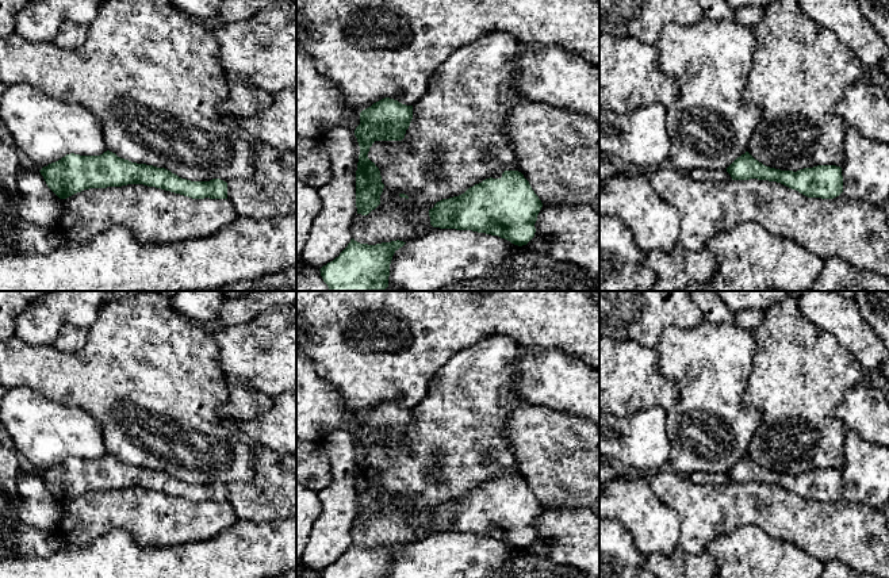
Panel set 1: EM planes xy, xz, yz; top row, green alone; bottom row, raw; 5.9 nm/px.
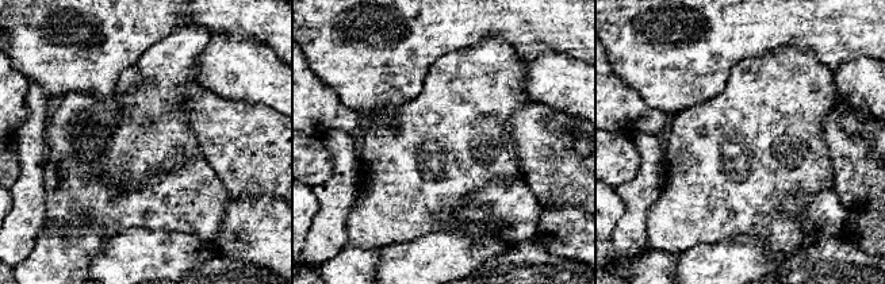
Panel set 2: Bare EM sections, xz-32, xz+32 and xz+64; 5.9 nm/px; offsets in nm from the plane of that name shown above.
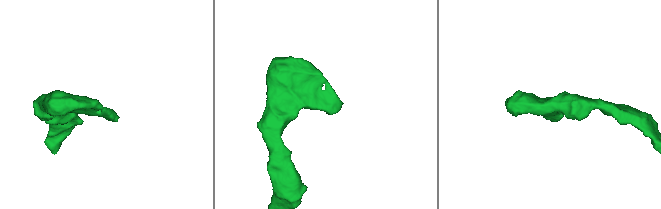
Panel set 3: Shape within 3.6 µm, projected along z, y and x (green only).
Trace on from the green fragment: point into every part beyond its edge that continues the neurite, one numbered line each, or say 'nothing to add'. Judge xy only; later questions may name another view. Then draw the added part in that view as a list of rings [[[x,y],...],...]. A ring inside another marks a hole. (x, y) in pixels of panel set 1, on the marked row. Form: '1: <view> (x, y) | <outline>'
nothing to add

